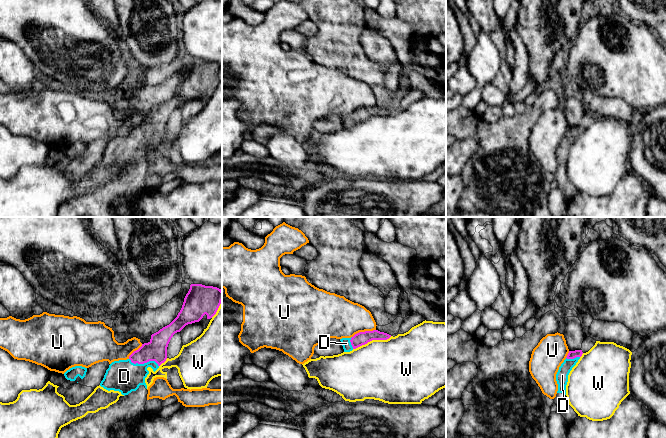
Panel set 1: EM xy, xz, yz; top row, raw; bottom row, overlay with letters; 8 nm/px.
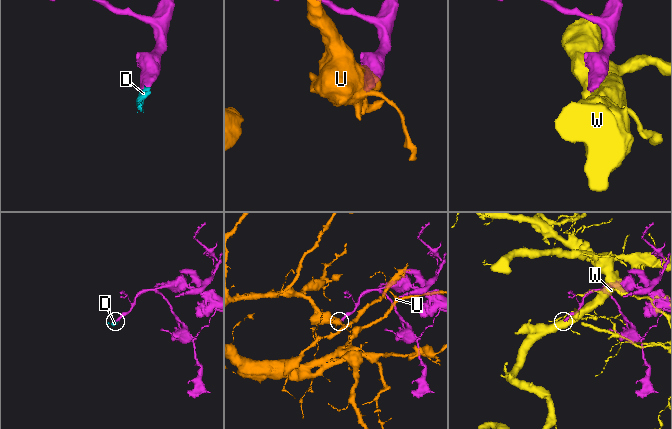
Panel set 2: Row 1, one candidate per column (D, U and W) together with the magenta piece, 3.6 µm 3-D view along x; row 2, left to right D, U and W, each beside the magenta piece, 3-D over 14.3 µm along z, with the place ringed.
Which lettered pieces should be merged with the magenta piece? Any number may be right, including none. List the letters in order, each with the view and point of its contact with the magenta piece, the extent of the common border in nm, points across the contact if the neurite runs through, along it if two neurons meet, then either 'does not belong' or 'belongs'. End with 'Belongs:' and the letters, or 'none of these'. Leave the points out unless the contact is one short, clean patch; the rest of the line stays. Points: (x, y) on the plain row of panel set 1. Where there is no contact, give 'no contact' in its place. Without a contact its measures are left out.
D: meets magenta in xy at (144, 138); contact 240 nm long; runs through xy (156, 126), (144, 138), (124, 152); belongs
U: meets magenta in xz at (363, 108); contact 200 nm long; border along xz (375, 105), (357, 108), (352, 113); does not belong
W: meets magenta in xz at (372, 115); contact 320 nm long; does not belong
Belongs: D

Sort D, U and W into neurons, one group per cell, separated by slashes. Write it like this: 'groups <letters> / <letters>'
groups D / U / W

